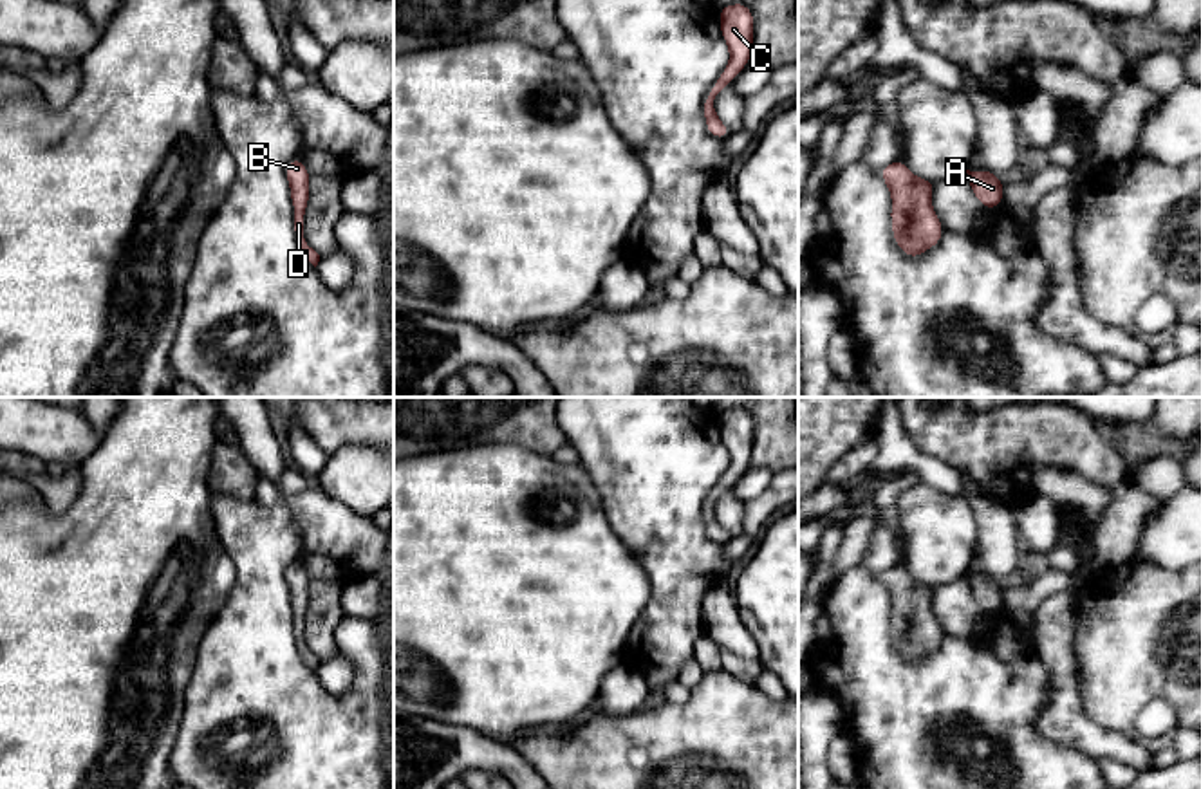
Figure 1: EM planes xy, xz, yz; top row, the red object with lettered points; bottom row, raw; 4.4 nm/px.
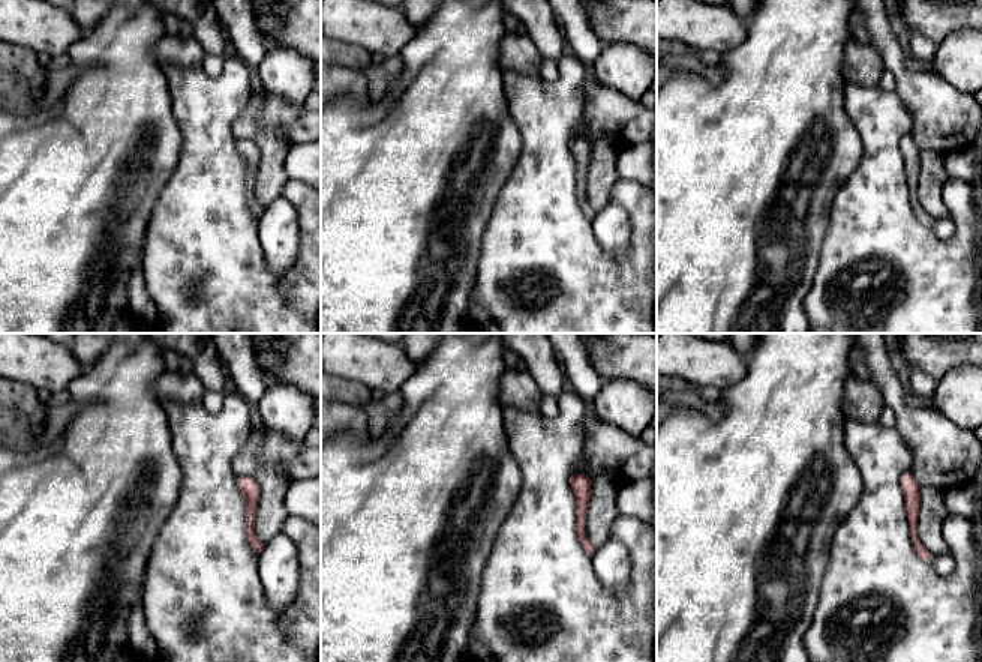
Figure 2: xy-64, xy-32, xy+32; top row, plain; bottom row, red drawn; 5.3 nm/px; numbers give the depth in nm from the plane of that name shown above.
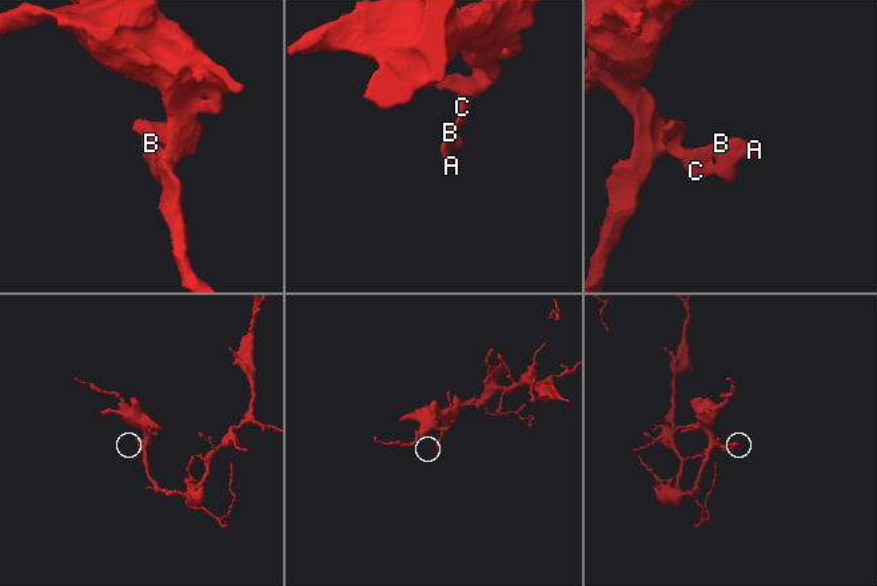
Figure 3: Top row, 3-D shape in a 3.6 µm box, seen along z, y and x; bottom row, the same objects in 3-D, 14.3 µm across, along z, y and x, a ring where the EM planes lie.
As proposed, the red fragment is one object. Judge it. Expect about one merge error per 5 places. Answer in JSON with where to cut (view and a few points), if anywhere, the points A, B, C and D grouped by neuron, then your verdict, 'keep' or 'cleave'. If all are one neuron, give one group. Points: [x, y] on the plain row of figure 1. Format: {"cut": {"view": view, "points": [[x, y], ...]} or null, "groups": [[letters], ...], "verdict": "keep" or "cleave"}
{"cut": null, "groups": [["A", "B", "C", "D"]], "verdict": "keep"}

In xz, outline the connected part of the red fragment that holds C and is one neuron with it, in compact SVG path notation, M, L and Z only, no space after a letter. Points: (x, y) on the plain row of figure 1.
M731 408L719 412L719 430L722 442L730 453L730 466L722 478L715 484L712 493L703 504L703 520L706 525L706 534L715 543L726 543L731 534L719 524L713 504L740 478L740 475L749 468L755 424L751 413L742 408Z

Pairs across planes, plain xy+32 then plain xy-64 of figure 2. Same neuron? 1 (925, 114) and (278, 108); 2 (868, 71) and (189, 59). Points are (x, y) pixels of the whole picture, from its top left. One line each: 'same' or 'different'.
1: same
2: same

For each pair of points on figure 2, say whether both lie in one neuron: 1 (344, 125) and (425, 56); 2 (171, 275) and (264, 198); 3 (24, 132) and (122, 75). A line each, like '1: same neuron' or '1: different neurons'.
1: same neuron
2: different neurons
3: same neuron

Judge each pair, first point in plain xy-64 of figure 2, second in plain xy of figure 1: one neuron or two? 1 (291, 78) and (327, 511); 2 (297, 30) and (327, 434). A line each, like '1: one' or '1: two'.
1: two
2: one

